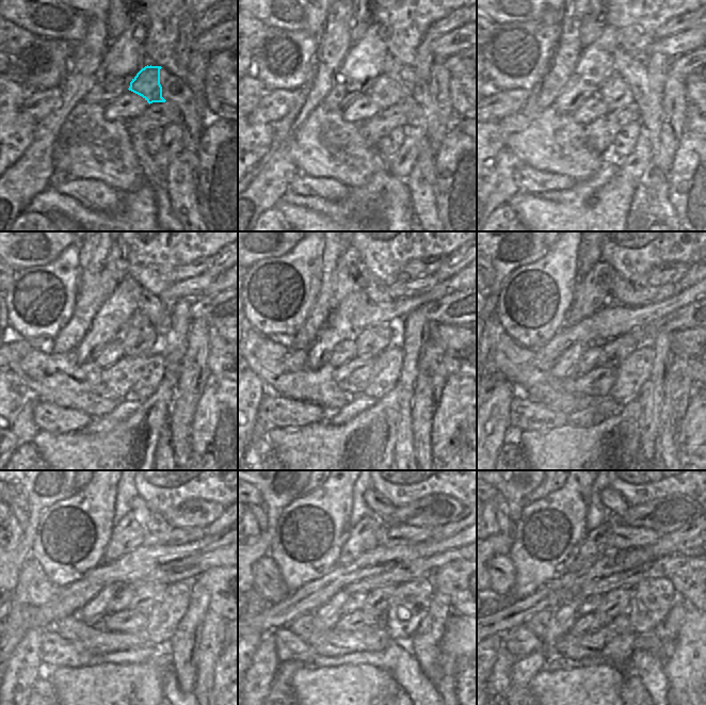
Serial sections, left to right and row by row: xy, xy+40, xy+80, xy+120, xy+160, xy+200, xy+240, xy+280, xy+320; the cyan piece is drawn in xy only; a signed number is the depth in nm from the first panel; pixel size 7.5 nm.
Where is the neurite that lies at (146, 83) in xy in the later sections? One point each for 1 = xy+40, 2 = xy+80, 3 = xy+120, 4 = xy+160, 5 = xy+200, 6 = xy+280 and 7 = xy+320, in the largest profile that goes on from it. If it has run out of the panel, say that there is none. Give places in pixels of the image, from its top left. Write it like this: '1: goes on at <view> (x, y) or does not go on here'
1: goes on at xy+40 (386, 92)
2: goes on at xy+80 (615, 93)
3: goes on at xy+120 (139, 336)
4: goes on at xy+160 (372, 340)
5: goes on at xy+200 (594, 357)
6: goes on at xy+280 (355, 601)
7: goes on at xy+320 (590, 605)

